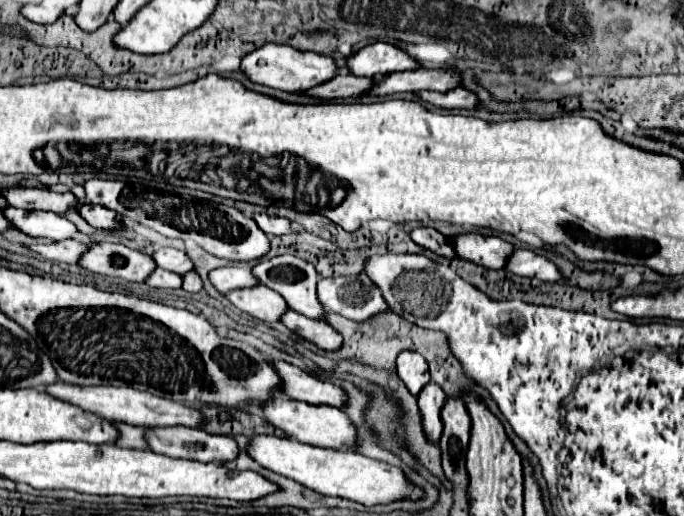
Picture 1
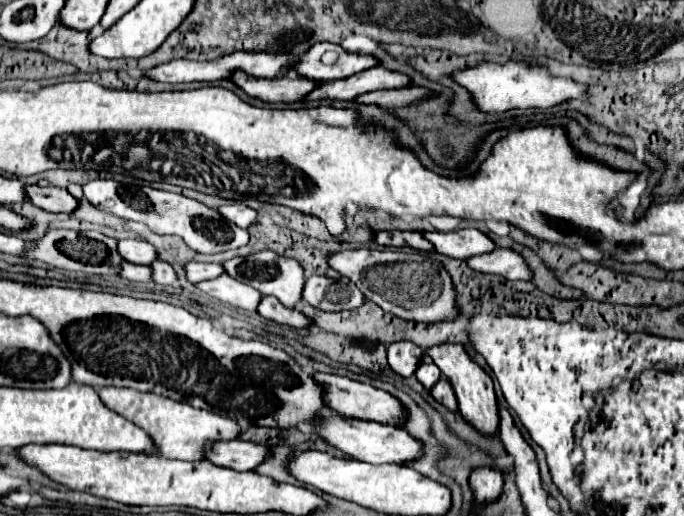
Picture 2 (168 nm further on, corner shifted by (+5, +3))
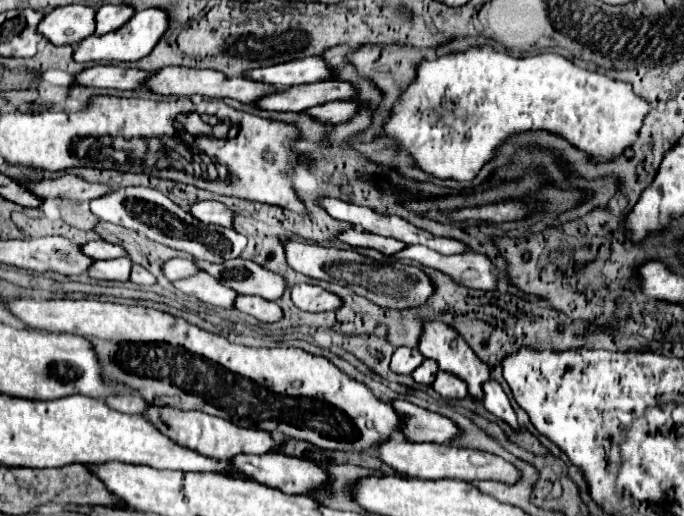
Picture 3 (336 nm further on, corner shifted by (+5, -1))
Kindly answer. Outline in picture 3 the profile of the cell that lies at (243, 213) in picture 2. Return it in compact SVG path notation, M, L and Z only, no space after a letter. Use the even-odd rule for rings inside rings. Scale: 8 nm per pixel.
M198 202L190 208L190 212L204 224L218 224L218 226L232 228L234 222L234 212L226 208L222 202Z

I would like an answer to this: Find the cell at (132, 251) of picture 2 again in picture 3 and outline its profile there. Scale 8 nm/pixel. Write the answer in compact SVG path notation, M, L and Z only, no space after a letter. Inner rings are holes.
M92 240L84 244L84 252L94 260L108 260L108 258L126 258L128 252L118 244L110 244L106 240Z

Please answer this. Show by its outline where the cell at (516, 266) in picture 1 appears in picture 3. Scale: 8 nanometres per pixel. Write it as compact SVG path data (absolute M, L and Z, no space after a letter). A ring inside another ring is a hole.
M408 246L402 252L396 254L396 258L414 260L422 266L436 268L452 276L458 284L478 290L490 290L498 288L498 276L494 272L494 264L486 254L468 252L468 254L456 254L456 256L444 256L424 246Z

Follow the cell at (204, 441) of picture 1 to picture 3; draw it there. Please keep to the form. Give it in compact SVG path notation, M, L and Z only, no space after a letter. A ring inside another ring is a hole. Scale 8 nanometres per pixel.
M268 452L268 454L262 454L262 456L238 454L238 456L230 458L230 462L232 462L232 468L234 468L236 474L242 474L246 478L252 478L252 480L266 484L266 486L272 486L272 488L280 488L286 494L304 494L308 490L318 488L320 484L324 484L328 480L326 472L318 464L304 460L304 458L286 456L286 454L280 454L280 452Z

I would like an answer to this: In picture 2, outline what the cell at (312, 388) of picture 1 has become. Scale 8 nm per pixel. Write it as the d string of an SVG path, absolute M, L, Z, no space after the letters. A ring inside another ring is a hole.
M314 374L314 378L318 382L322 382L324 388L326 388L326 392L324 392L326 404L332 410L340 412L342 416L358 418L358 420L370 420L370 422L380 422L380 424L388 424L388 426L402 426L408 420L408 410L404 408L404 404L398 398L394 398L392 394L374 388L372 384L350 380L350 378L340 376L340 374Z

